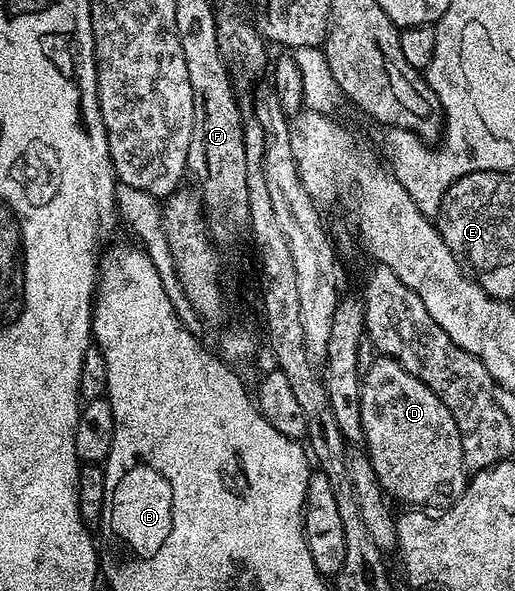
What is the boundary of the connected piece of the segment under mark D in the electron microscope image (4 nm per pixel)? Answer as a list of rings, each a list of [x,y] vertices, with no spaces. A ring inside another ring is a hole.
[[[379,357],[376,360],[368,371],[366,368],[361,389],[361,425],[365,450],[375,470],[376,481],[392,500],[395,498],[407,503],[403,505],[410,505],[415,509],[452,507],[462,497],[469,478],[467,466],[463,463],[461,433],[457,429],[453,413],[449,413],[445,401],[441,401],[441,397],[437,397],[437,393],[433,393],[429,385],[413,377],[413,373],[404,369],[398,359]]]

